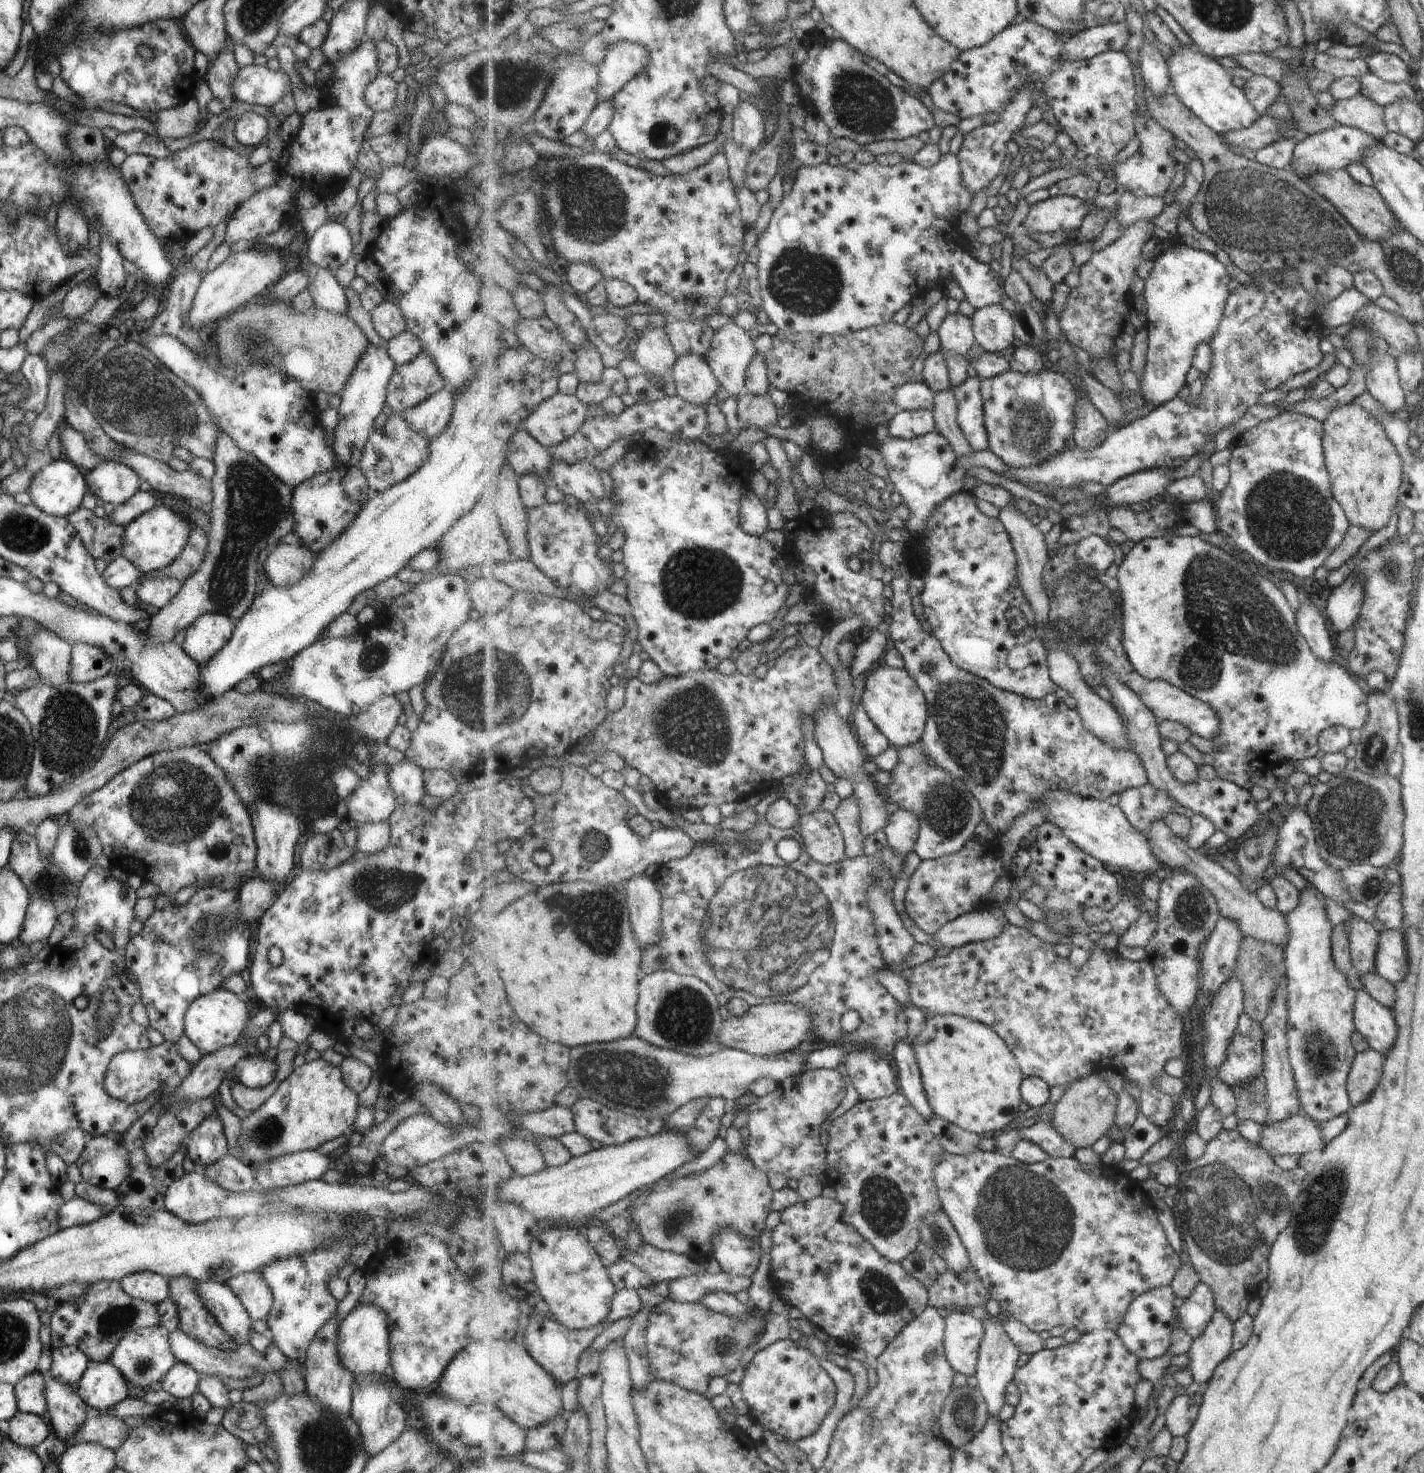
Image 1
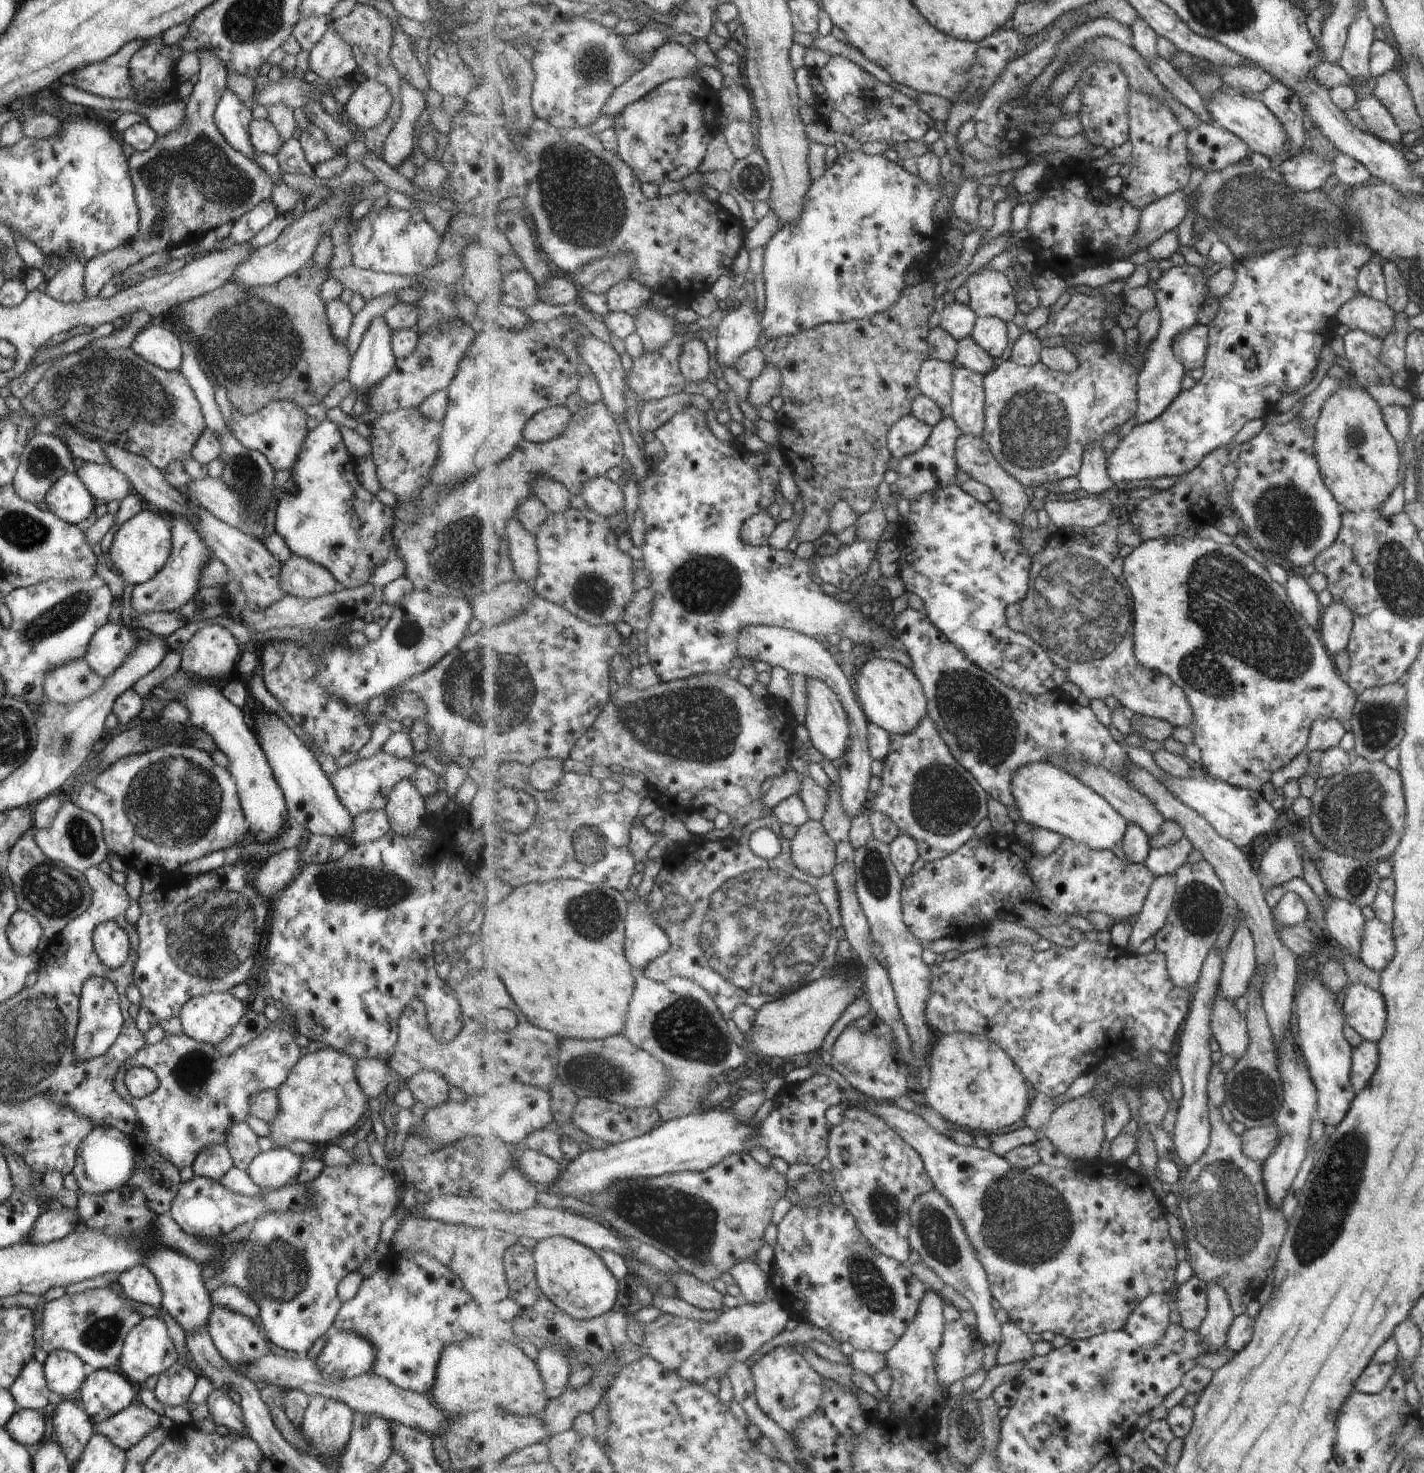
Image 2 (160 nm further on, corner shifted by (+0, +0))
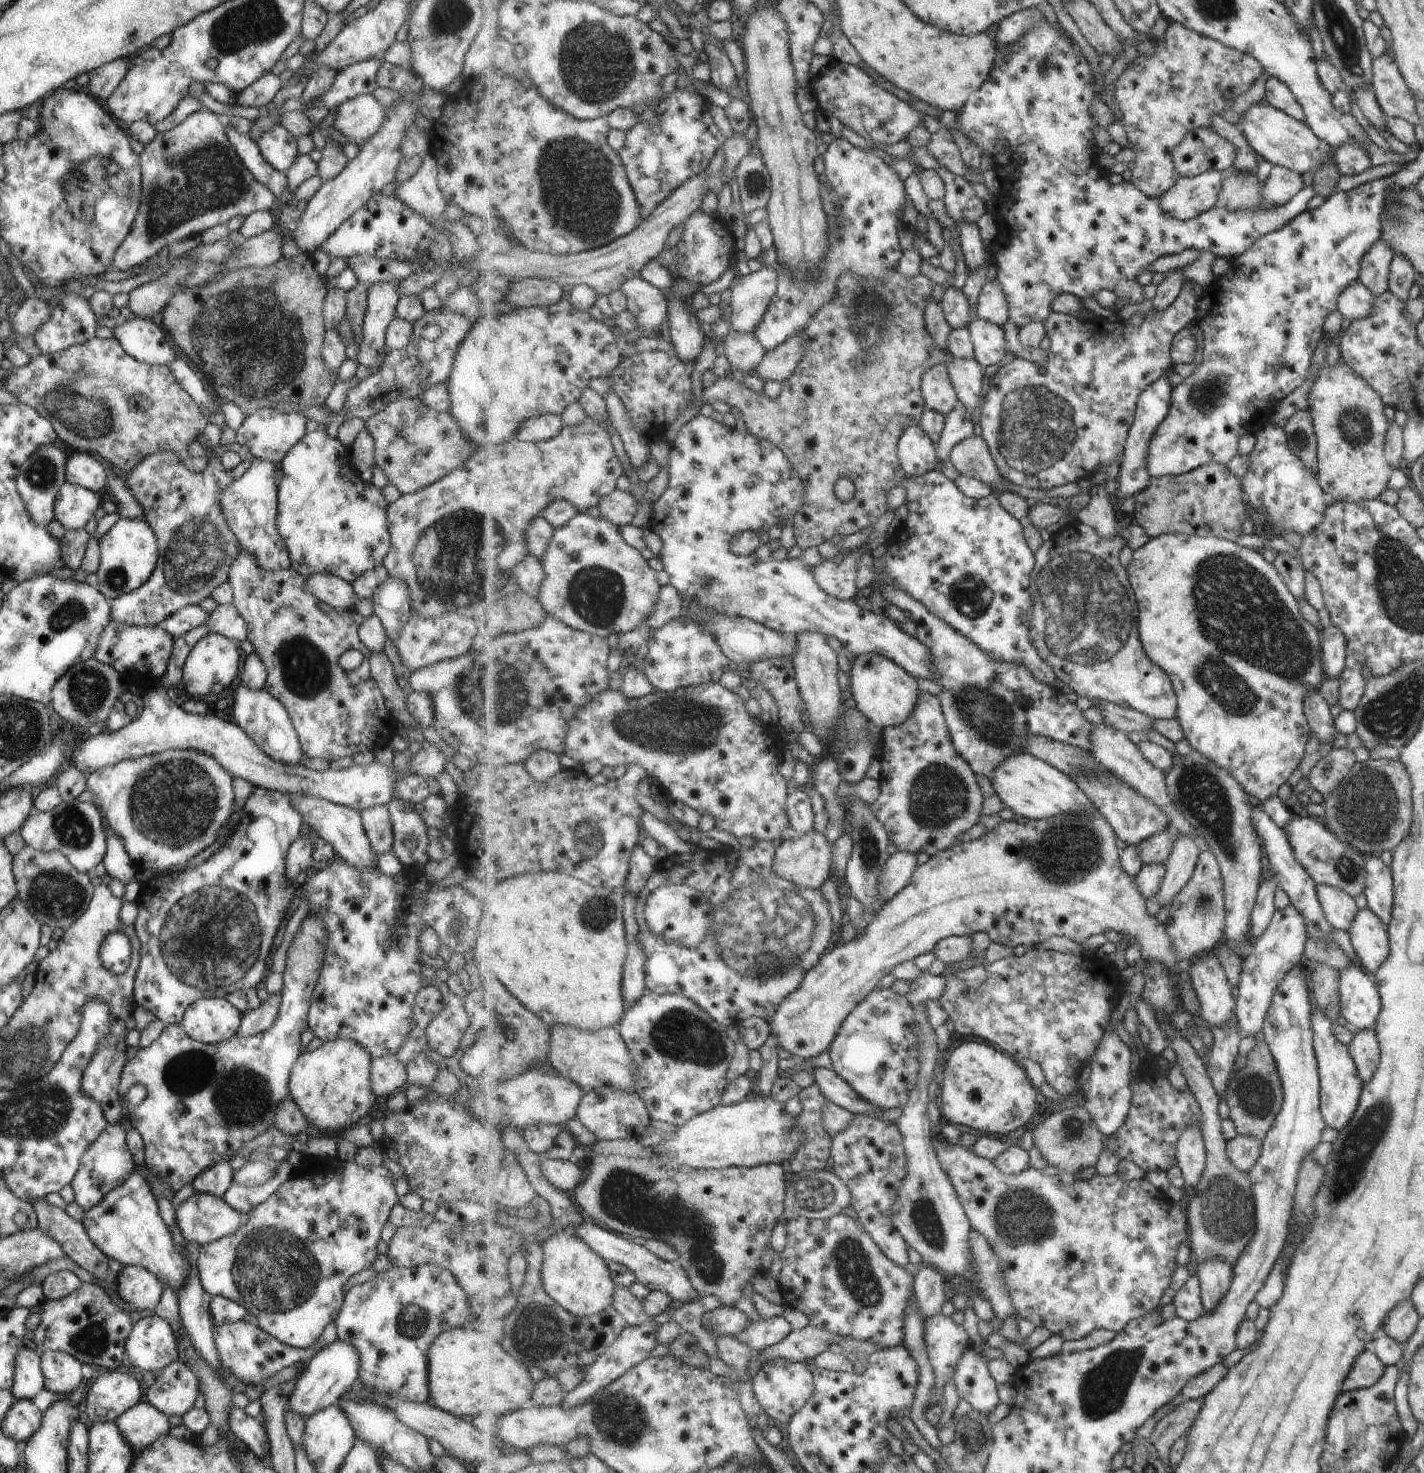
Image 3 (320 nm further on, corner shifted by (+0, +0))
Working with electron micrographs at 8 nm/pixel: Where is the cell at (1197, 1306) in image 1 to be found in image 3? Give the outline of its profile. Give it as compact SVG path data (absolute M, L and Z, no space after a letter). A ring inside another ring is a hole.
M1197 1275L1190 1277L1173 1298L1176 1316L1194 1321L1207 1312L1202 1301L1202 1286Z

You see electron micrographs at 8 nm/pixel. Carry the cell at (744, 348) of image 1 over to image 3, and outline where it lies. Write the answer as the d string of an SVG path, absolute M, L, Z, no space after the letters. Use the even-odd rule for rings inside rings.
M775 266L739 277L731 289L731 329L754 334L778 289Z

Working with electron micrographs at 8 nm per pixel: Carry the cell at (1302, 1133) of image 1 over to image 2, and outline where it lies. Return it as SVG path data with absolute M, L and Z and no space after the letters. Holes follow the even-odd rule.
M1275 1126L1247 1129L1241 1138L1245 1156L1263 1163L1277 1146L1278 1129Z

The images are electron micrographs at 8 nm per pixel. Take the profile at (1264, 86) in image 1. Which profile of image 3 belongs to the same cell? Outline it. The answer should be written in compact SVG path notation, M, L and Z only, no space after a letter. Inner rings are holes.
M1169 21L1169 25L1165 32L1164 41L1160 42L1158 45L1155 44L1156 51L1153 56L1139 55L1137 60L1134 60L1122 73L1116 78L1114 82L1114 96L1118 102L1118 106L1123 116L1123 123L1126 125L1128 132L1128 137L1130 140L1130 146L1135 152L1134 169L1132 170L1131 182L1136 185L1138 189L1141 189L1147 196L1153 197L1155 199L1160 199L1163 194L1165 194L1180 178L1181 175L1176 169L1172 152L1174 148L1179 146L1180 142L1183 142L1185 136L1189 135L1191 131L1194 131L1199 127L1209 127L1212 126L1212 116L1215 114L1221 114L1221 108L1227 108L1227 100L1231 100L1231 96L1241 96L1245 92L1249 92L1251 84L1255 80L1259 80L1261 72L1263 72L1263 67L1261 62L1257 57L1248 55L1247 53L1241 52L1239 49L1231 48L1219 40L1214 38L1203 36L1203 33L1195 32L1193 29L1187 28L1181 23L1176 23L1175 21Z

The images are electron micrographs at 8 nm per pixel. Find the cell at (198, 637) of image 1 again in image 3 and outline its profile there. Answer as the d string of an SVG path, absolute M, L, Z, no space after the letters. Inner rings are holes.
M209 633L200 638L186 656L182 666L182 679L180 680L189 698L204 698L207 694L217 694L227 688L233 678L239 673L239 654L233 641L217 633Z

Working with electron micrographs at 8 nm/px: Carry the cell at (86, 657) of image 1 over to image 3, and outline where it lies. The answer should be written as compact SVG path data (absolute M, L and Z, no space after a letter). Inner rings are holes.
M107 622L103 627L98 638L97 646L91 657L103 664L112 666L122 676L123 690L128 689L128 686L136 684L140 685L157 682L158 678L165 672L166 664L168 663L174 638L167 634L164 630L155 626L139 626L139 625L124 625L121 623Z

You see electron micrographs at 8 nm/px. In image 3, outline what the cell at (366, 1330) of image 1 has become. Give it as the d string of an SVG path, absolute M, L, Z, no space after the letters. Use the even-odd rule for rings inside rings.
M336 1339L323 1346L305 1362L305 1366L296 1378L294 1388L288 1394L290 1411L307 1420L314 1412L335 1404L346 1390L355 1384L358 1368L359 1357L350 1344Z

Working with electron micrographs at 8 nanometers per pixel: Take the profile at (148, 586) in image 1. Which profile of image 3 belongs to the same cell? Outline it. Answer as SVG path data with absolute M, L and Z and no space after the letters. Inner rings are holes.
M157 451L149 454L149 456L143 457L130 471L126 472L126 485L130 488L132 495L135 500L139 503L141 510L143 511L142 518L151 527L151 530L155 533L156 550L159 554L156 556L155 568L151 571L148 579L140 584L136 589L129 591L128 593L122 594L121 596L115 597L108 601L109 609L109 620L113 623L121 623L124 625L139 625L139 626L155 626L158 622L161 622L166 616L173 614L176 610L187 605L197 605L198 602L205 597L209 597L214 588L217 588L222 582L228 579L228 570L231 566L232 561L236 559L236 556L240 553L240 544L236 539L236 536L231 532L231 529L227 526L226 520L222 515L219 501L218 492L225 488L228 484L231 484L234 480L231 479L228 471L219 460L219 457L213 457L208 454L207 462L205 466L199 472L191 472L184 464L184 462L178 457L177 453Z

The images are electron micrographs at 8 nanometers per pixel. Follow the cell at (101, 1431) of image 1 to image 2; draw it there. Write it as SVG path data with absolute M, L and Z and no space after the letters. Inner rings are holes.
M131 1403L113 1416L92 1423L92 1432L105 1435L117 1448L126 1451L158 1425L159 1417L143 1403Z

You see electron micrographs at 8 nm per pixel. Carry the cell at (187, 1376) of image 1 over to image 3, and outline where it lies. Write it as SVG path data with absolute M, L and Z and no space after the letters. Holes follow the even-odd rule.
M179 1360L171 1361L160 1371L153 1384L144 1387L143 1400L166 1417L173 1414L182 1417L197 1396L197 1377Z

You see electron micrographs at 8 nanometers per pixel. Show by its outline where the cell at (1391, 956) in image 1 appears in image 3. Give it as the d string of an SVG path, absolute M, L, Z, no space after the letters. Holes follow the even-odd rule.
M1367 907L1356 909L1346 930L1354 953L1369 975L1373 974L1388 953L1386 926Z

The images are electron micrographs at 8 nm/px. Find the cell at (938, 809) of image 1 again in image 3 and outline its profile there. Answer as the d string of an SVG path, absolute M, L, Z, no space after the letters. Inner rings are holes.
M924 691L919 693L918 703L915 705L915 710L911 713L911 716L900 725L887 727L884 730L882 736L883 748L881 755L878 756L881 762L881 773L879 774L880 782L880 796L877 801L871 804L872 809L878 816L878 819L886 826L886 829L890 832L890 842L892 842L897 850L905 851L906 853L919 854L919 852L926 852L930 857L938 852L944 851L949 847L955 845L955 840L959 834L963 834L965 830L973 828L977 822L982 821L983 810L983 792L977 784L977 776L971 765L959 754L958 750L955 748L954 741L950 736L950 730L946 721L946 716L942 711L942 702L939 696L933 695Z

